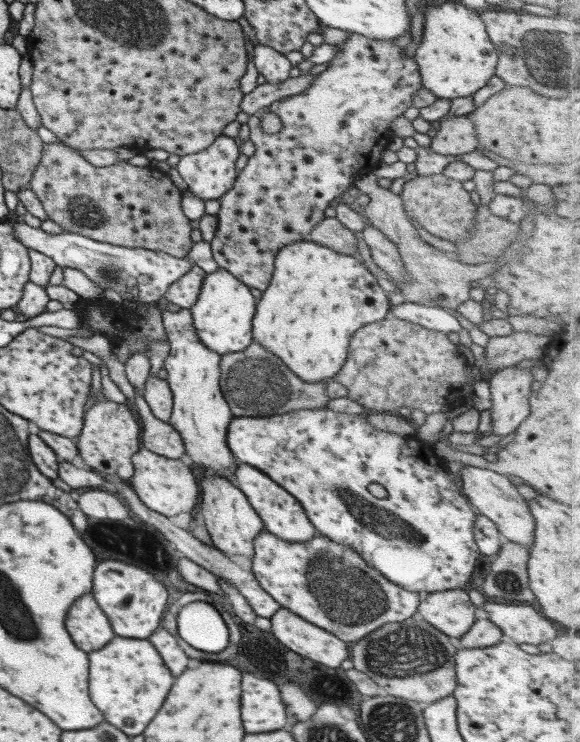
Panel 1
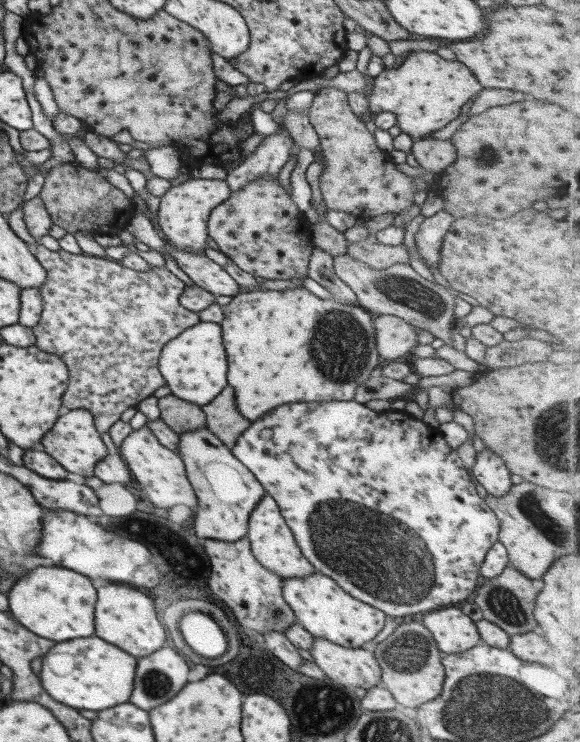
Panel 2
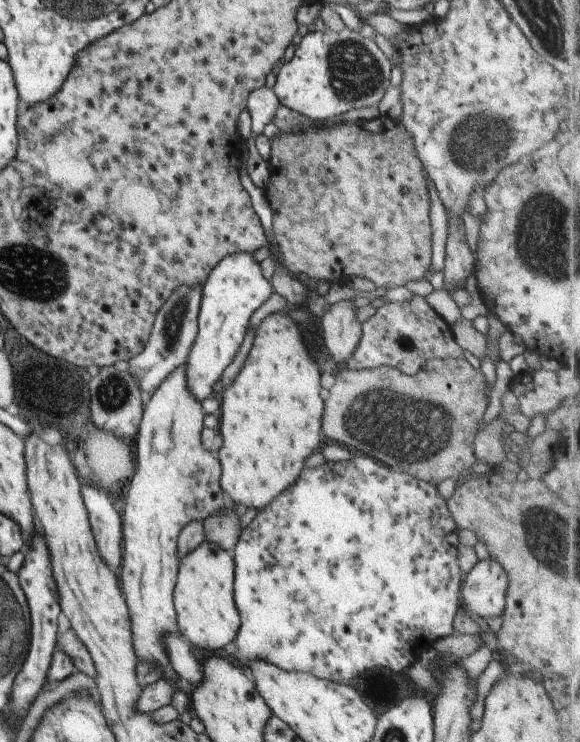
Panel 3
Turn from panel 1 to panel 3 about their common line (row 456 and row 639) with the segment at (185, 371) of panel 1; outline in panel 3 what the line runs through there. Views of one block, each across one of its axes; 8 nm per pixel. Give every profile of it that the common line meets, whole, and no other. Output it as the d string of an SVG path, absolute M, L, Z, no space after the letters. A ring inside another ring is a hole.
M201 541L180 558L172 592L179 634L192 646L219 650L234 640L240 618L233 600L234 556L231 550Z

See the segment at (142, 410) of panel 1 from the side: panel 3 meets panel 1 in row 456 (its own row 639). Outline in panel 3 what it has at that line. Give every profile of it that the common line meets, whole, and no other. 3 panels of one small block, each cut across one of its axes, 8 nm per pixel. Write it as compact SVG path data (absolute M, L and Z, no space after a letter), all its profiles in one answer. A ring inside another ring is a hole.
M166 633L162 639L169 664L186 688L194 687L202 681L200 665L189 650L190 644L180 634Z

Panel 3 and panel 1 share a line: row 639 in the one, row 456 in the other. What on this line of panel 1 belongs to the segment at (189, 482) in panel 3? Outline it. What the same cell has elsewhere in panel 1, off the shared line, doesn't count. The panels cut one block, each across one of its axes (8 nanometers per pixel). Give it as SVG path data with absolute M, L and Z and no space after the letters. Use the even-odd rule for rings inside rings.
M143 448L131 455L132 476L127 482L135 490L139 500L163 516L175 516L179 512L190 512L197 500L197 486L188 463L183 459L170 459L153 454Z

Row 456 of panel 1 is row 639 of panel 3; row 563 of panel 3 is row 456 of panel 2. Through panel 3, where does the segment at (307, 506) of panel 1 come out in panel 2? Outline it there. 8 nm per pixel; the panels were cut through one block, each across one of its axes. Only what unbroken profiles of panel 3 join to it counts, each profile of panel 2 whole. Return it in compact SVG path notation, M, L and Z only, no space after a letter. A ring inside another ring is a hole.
M351 400L349 402L287 404L287 406L269 410L267 414L263 414L263 418L259 418L259 422L253 422L247 430L237 436L237 441L230 452L251 472L250 474L263 487L263 490L277 502L279 514L284 518L285 524L291 531L300 554L309 561L309 564L312 564L314 570L331 578L343 592L347 592L355 600L381 610L386 616L404 617L419 614L419 612L428 613L465 600L478 586L481 579L478 570L487 550L494 542L498 541L499 520L484 499L477 495L469 471L463 466L456 450L447 446L435 425L426 426L419 419L409 416L404 410L375 412L364 404L351 402Z

